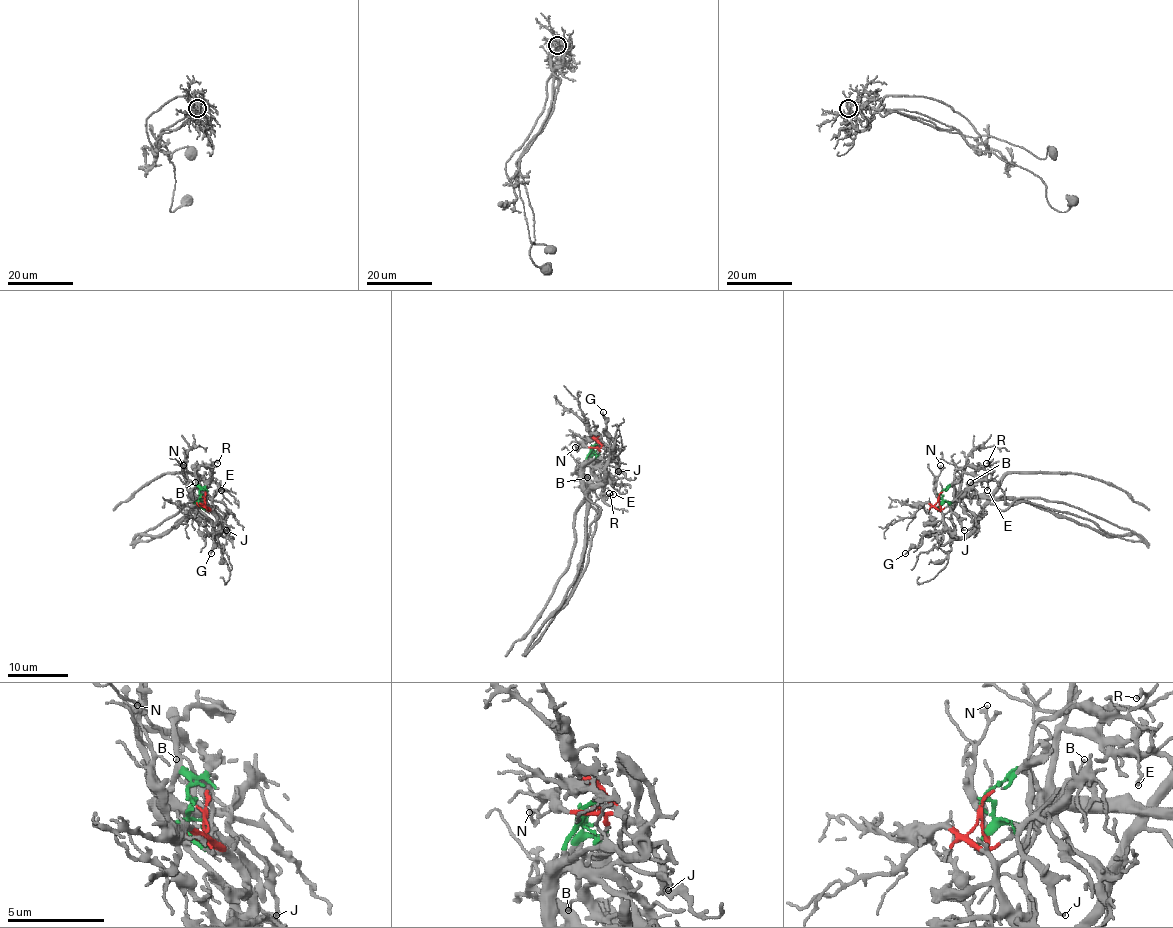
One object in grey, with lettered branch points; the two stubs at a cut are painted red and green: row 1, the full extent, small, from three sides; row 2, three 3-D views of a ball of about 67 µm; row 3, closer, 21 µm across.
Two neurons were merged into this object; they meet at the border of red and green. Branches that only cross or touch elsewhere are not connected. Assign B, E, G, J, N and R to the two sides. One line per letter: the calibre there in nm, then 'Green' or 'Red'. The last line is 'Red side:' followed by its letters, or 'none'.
B: Thickness 110 nm. Green
E: Thickness 140 nm. Green
G: Thickness 170 nm. Red
J: Thickness 170 nm. Green
N: Thickness 110 nm. Red
R: Thickness 160 nm. Green
Red side: G, N

